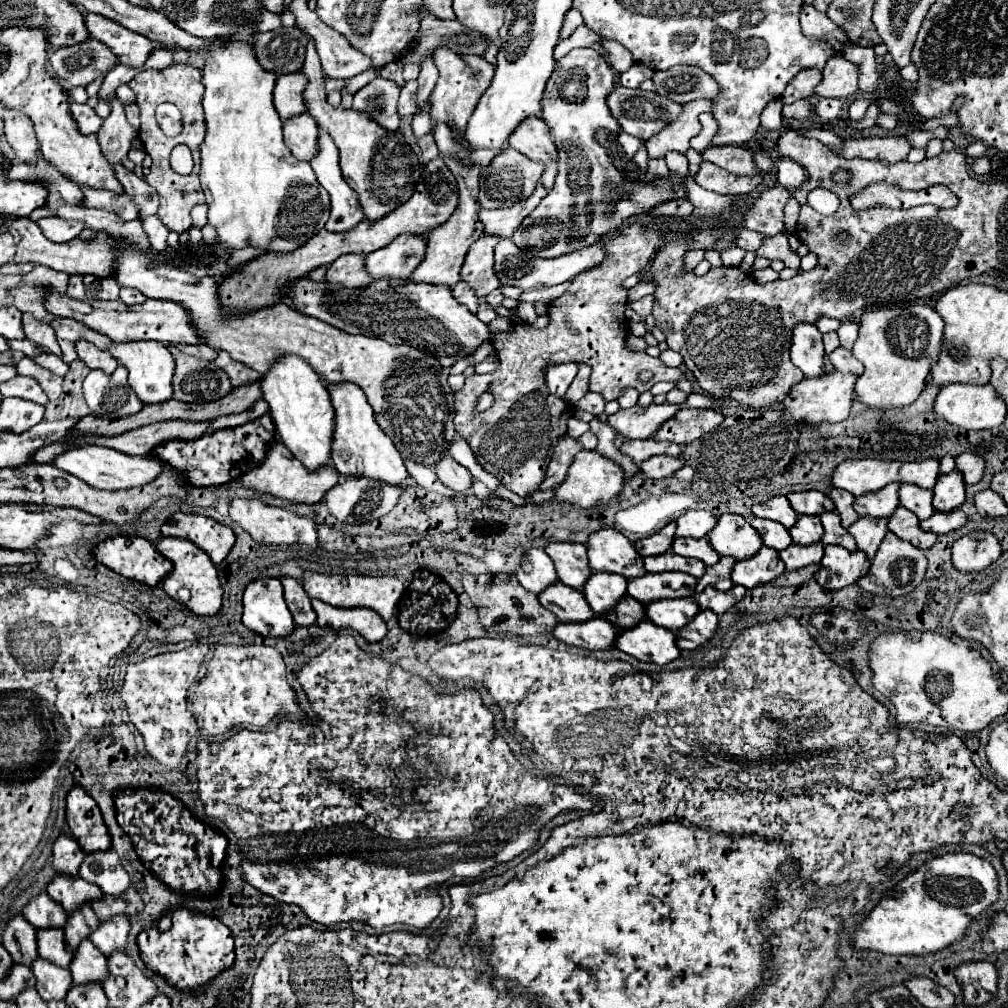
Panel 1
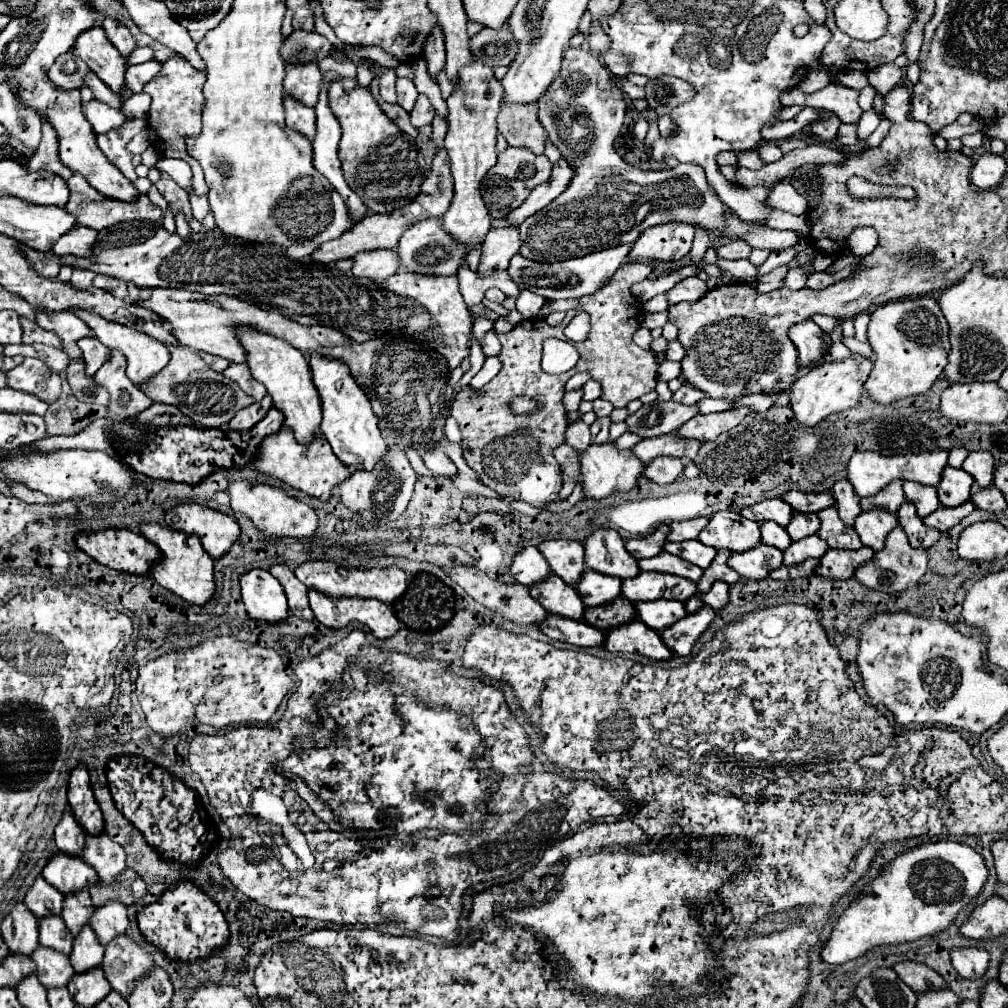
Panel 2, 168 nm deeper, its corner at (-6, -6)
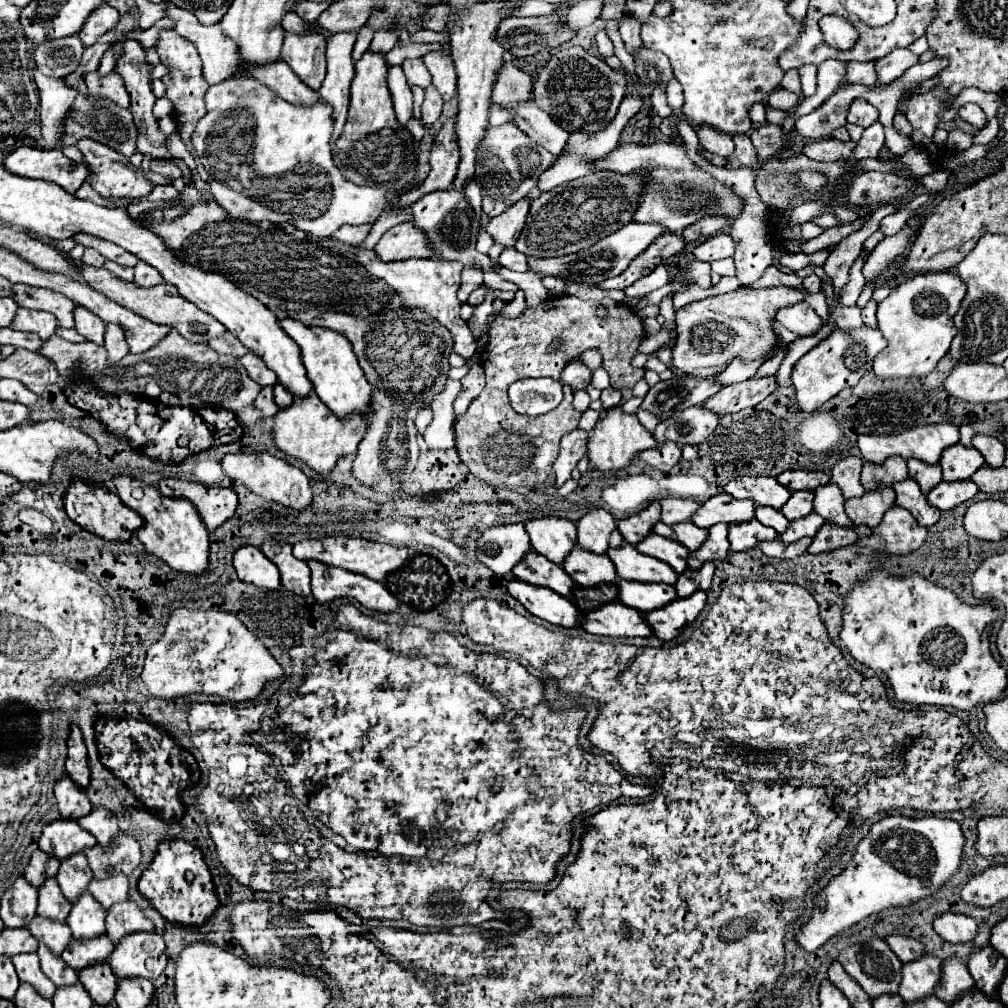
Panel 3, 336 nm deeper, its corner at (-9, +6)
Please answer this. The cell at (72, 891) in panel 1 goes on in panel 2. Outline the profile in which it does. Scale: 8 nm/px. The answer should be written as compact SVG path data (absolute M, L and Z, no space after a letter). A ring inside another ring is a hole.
M63 853L55 855L47 863L47 867L43 869L43 879L63 895L71 895L99 881L99 877L95 875L95 869L83 863L81 857L71 857Z

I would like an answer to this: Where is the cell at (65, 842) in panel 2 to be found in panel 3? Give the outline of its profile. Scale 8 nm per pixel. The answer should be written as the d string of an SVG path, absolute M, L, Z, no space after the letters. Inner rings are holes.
M64 775L62 779L56 781L54 795L58 801L60 817L64 817L64 819L78 819L78 817L90 813L90 809L92 809L90 801L86 799L84 789L78 787L68 775Z

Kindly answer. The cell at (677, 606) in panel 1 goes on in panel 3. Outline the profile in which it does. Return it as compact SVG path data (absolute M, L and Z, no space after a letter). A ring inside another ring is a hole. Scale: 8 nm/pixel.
M620 579L616 587L618 587L618 601L642 613L660 609L676 599L676 589L664 583L630 583Z

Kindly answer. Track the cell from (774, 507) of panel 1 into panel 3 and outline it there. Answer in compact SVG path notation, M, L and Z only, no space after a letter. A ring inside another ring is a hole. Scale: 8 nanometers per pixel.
M738 477L724 485L724 491L730 493L734 499L750 499L754 505L768 505L774 509L780 509L788 497L790 491L782 487L774 477Z

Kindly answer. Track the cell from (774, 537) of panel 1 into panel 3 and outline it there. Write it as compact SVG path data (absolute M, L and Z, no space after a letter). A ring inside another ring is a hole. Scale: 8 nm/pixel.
M756 507L756 519L762 525L772 527L778 533L784 533L788 527L788 519L782 515L782 511L778 511L774 507Z

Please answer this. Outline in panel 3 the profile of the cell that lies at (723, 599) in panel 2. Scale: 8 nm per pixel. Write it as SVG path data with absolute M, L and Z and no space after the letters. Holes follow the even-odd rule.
M704 563L700 569L688 567L682 575L678 575L678 581L674 583L678 597L690 597L694 591L708 591L714 577L714 569L714 563Z

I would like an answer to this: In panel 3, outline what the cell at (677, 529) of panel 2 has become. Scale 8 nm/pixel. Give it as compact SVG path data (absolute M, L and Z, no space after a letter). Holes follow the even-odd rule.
M664 497L660 505L662 505L660 521L666 525L690 521L692 513L698 509L698 503L694 499L678 499L678 497Z

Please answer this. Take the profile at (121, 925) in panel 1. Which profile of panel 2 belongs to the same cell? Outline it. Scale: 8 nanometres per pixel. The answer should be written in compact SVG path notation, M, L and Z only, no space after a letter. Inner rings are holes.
M105 903L101 909L95 909L95 915L91 917L91 929L95 931L99 943L107 947L115 935L125 935L129 927L129 917L127 917L127 907L123 903Z

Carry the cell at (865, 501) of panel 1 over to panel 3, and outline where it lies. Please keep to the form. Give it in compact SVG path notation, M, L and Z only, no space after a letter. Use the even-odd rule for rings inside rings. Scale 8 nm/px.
M892 457L886 463L864 463L860 473L860 481L866 491L878 489L880 485L892 487L894 483L906 477L908 477L906 459L898 459L898 457Z

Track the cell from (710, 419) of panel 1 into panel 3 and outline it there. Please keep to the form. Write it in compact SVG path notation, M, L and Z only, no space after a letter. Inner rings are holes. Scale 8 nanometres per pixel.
M774 375L762 377L762 379L748 379L748 381L742 381L736 385L722 387L722 391L718 391L714 397L710 397L704 405L706 405L706 409L716 411L718 415L736 413L746 407L754 407L756 403L766 399L770 393L774 393L776 387L778 385L776 385Z

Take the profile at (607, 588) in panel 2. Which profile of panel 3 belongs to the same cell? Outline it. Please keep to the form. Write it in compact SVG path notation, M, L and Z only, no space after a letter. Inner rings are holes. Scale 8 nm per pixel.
M580 547L570 551L562 563L562 569L574 579L576 585L582 587L596 587L600 583L616 581L614 563L610 563L606 555L594 555L590 551L582 551Z

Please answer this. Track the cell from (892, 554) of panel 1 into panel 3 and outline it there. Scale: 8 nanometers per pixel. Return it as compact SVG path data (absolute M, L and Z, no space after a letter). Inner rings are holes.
M896 505L886 511L872 535L860 539L858 543L892 555L908 555L916 551L924 543L924 539L926 527L920 527L910 511Z

